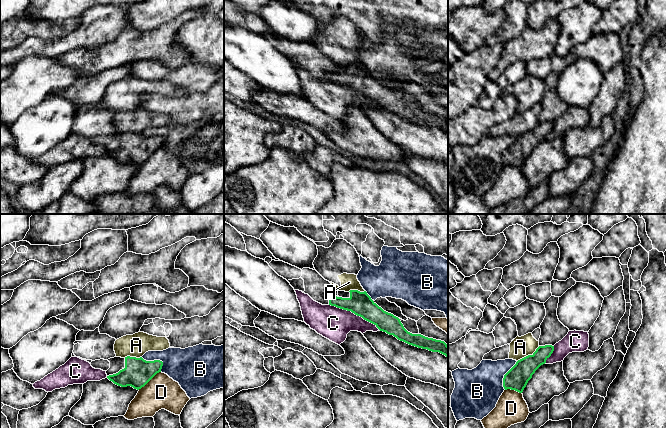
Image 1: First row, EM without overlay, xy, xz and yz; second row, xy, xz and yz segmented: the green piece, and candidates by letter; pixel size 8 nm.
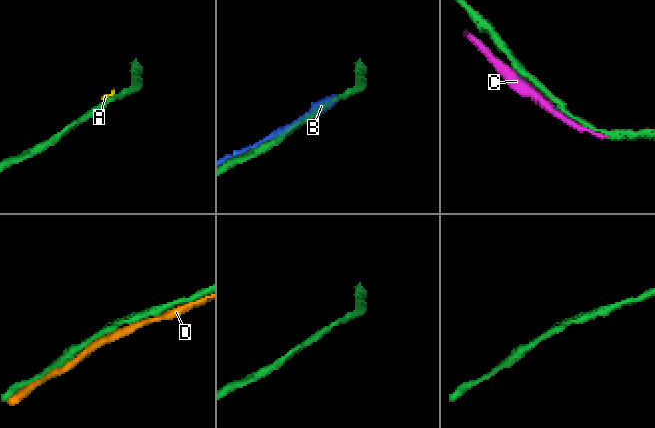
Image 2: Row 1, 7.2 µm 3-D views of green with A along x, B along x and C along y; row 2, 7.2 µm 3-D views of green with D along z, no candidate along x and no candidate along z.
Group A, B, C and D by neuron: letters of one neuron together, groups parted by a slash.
A / B / C / D

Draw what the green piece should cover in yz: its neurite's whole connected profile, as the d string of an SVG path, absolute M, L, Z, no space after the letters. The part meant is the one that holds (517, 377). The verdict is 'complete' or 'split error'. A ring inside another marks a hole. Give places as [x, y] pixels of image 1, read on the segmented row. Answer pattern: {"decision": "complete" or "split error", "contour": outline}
{"decision": "complete", "contour": "M539 346L532 355L528 355L516 362L516 364L504 375L503 387L522 393L528 381L535 371L551 356L554 346Z"}

